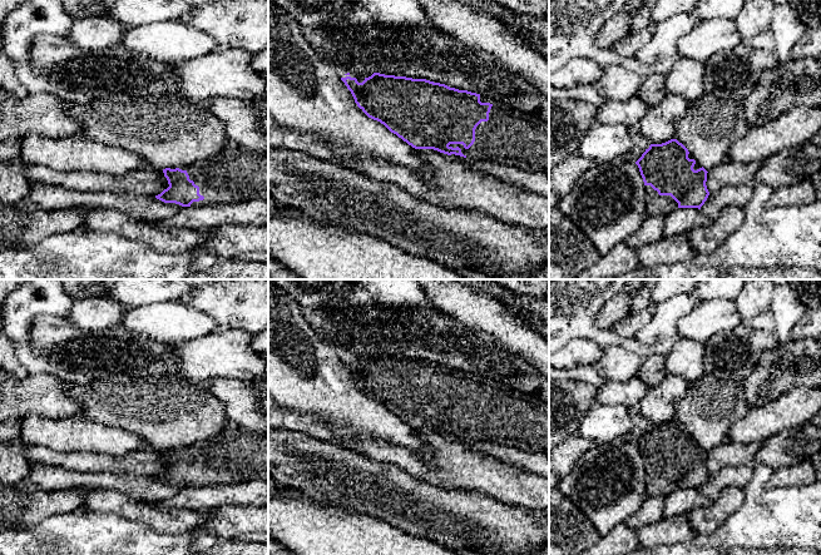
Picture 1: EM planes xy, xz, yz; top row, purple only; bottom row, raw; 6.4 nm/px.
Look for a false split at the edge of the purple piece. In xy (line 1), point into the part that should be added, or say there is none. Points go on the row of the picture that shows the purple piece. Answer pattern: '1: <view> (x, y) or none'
1: xy (236, 174)

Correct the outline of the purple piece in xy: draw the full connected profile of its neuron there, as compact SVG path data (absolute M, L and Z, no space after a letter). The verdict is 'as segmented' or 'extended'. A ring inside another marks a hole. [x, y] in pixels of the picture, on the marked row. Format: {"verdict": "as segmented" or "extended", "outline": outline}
{"verdict": "extended", "outline": "M228 143L213 158L163 169L169 187L157 199L182 207L268 199L268 153Z"}

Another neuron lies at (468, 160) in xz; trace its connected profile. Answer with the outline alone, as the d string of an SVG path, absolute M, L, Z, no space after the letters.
M451 154L450 158L465 163L470 169L500 179L520 190L549 198L549 178L540 173L529 173L506 164L478 160Z

